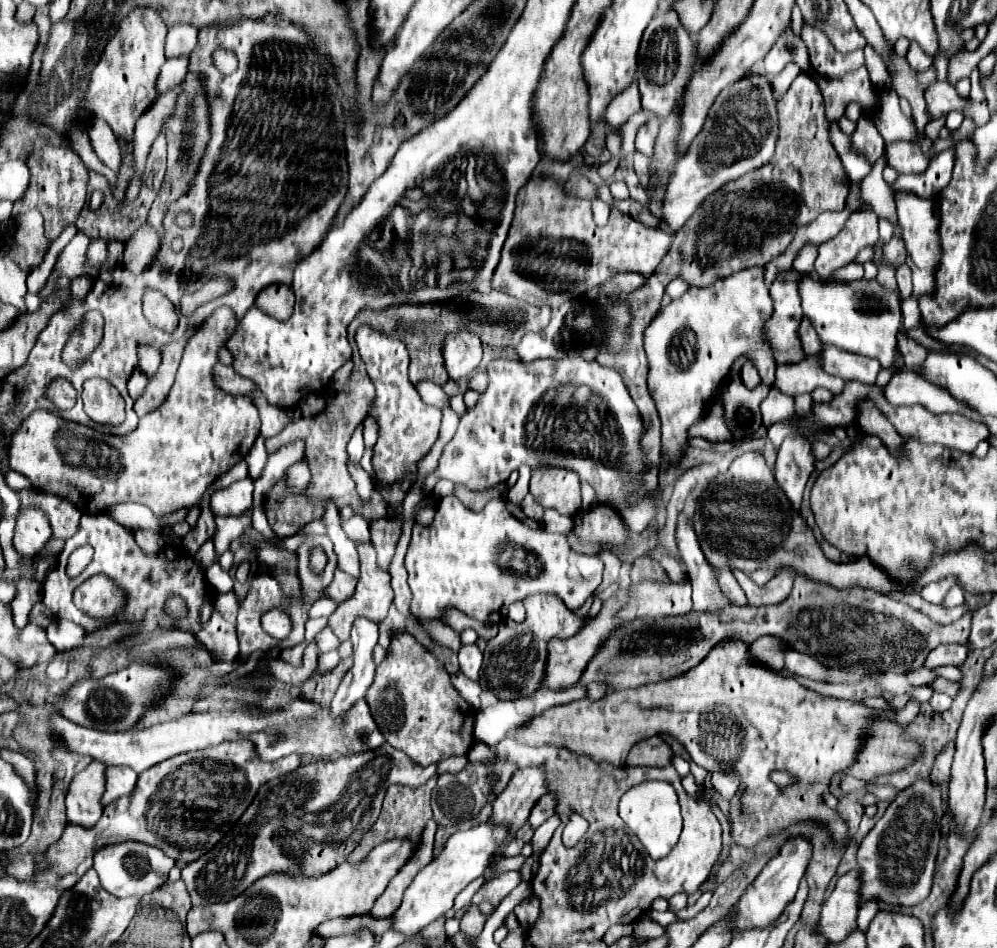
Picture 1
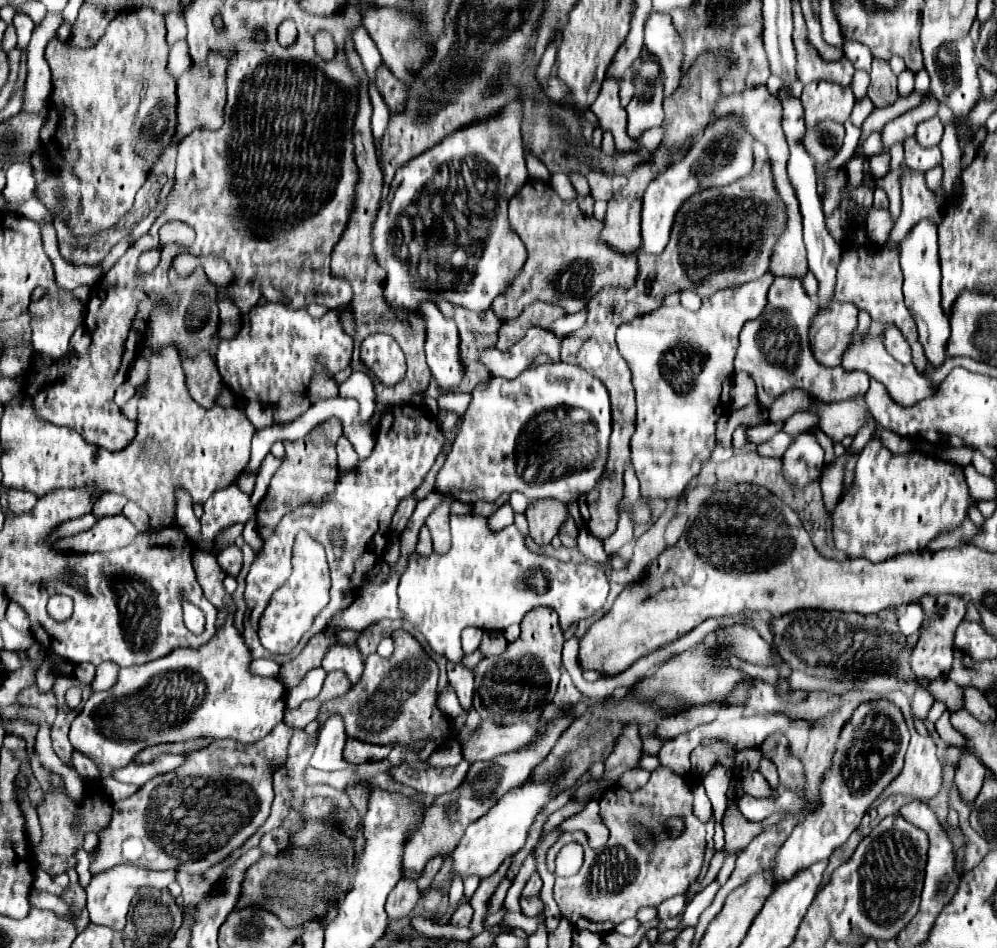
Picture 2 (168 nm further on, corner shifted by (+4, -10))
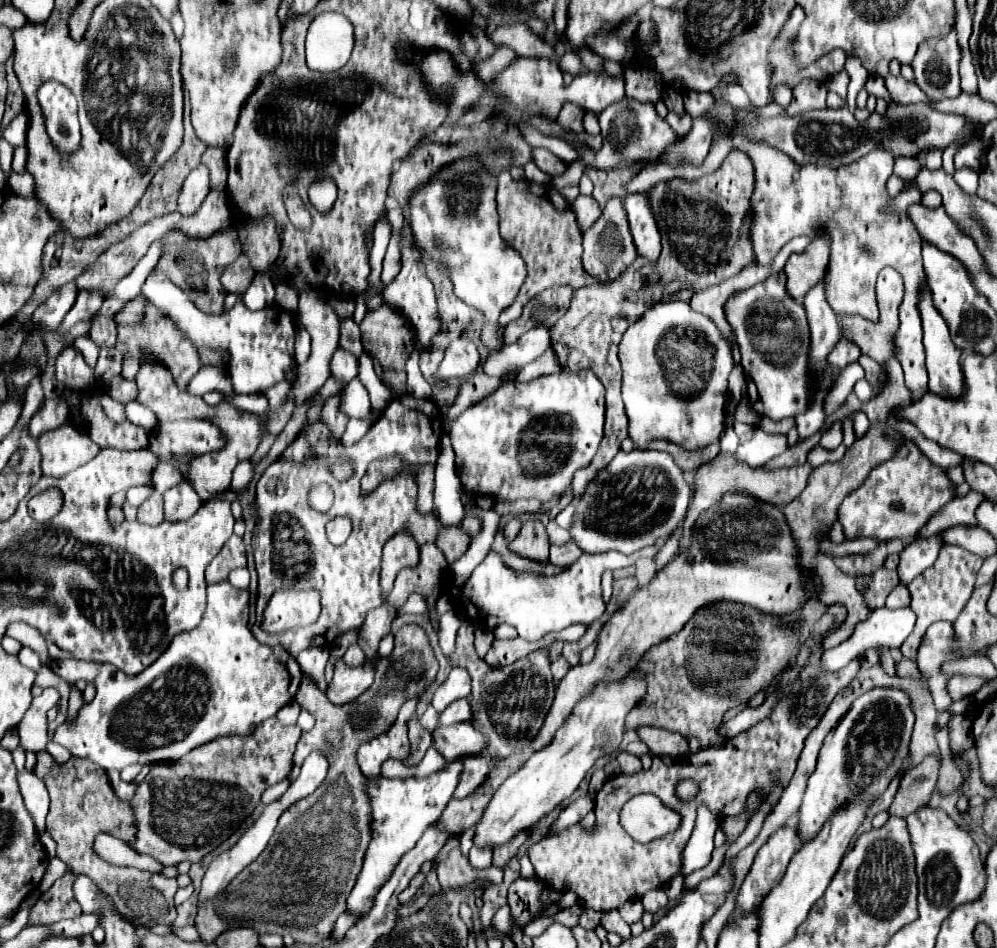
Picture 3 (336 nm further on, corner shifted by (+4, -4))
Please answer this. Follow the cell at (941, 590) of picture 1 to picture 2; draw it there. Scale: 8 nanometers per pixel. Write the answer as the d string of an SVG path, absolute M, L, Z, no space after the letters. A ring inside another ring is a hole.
M910 603L898 617L900 631L904 635L916 633L916 629L922 625L922 619L924 619L924 607L920 603Z

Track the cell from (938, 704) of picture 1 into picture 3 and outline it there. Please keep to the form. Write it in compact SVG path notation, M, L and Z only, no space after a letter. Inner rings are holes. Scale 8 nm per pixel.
M952 715L948 729L950 729L950 747L954 753L974 747L974 739L970 733L970 719L966 719L962 715L960 717Z

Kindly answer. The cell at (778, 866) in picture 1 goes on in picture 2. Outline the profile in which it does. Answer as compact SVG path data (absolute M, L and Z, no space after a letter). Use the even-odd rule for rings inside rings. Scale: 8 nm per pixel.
M874 699L862 703L852 719L842 729L838 749L834 755L834 765L826 773L820 785L820 807L816 815L808 815L792 835L786 839L776 855L772 877L776 885L784 883L804 871L806 867L824 861L830 853L840 847L852 831L856 831L860 819L872 805L872 801L884 791L884 787L902 771L904 755L908 749L910 733L906 729L900 709L888 699Z

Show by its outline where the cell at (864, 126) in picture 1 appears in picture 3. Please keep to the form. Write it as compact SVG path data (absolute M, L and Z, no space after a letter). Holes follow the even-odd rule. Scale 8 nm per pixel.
M906 157L896 159L896 165L894 165L894 173L904 181L912 181L918 175L918 169L920 169L920 163L916 159L906 159Z

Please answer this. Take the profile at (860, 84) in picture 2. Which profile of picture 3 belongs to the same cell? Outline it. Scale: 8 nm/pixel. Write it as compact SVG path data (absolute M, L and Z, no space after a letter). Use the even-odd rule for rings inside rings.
M846 71L844 73L836 73L834 77L830 77L828 81L826 81L826 87L828 87L828 91L834 91L834 93L838 93L842 99L846 99L846 87L848 87L848 75L846 75Z

